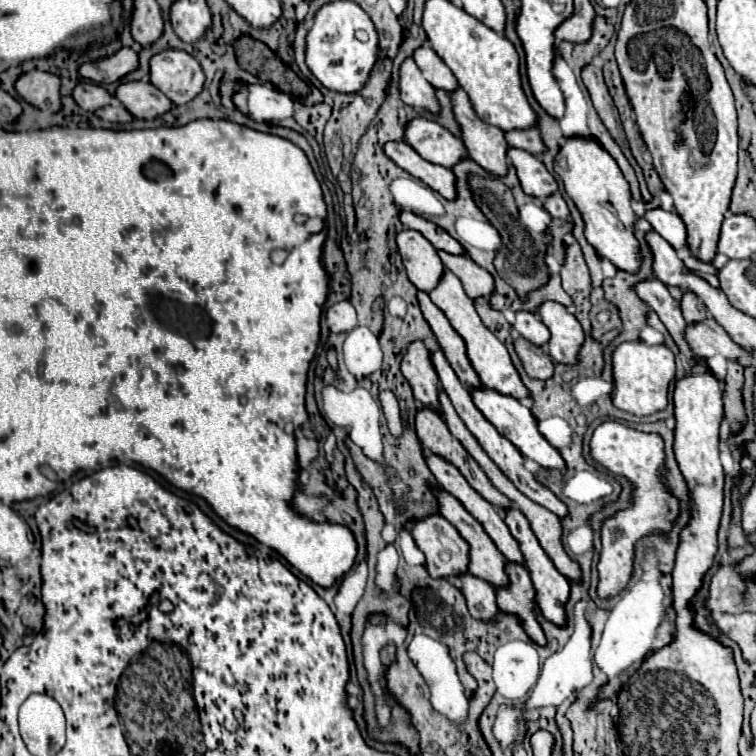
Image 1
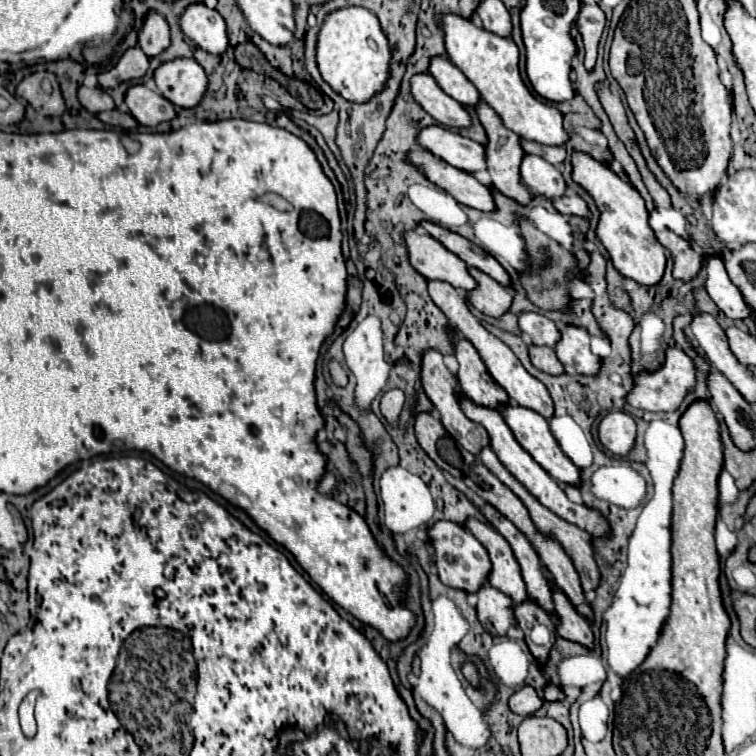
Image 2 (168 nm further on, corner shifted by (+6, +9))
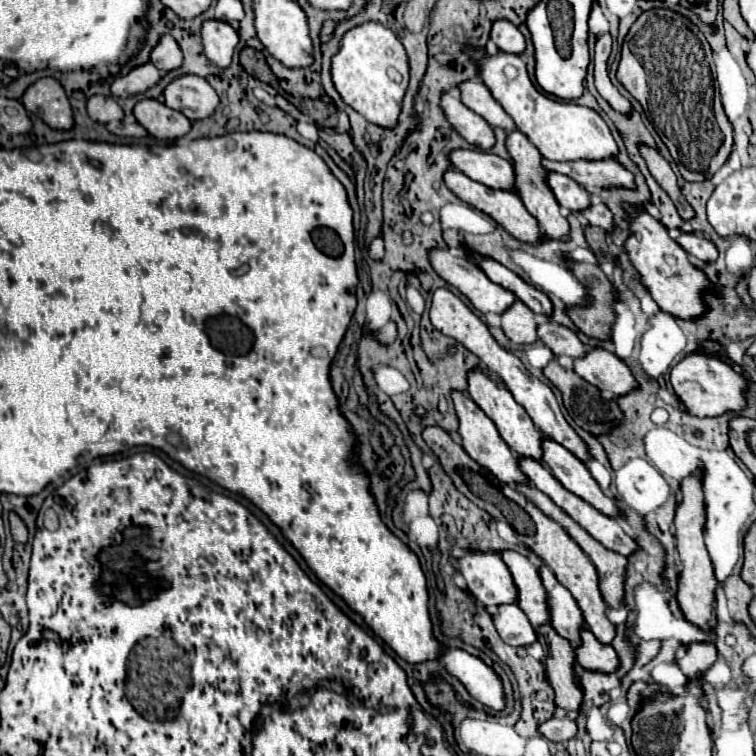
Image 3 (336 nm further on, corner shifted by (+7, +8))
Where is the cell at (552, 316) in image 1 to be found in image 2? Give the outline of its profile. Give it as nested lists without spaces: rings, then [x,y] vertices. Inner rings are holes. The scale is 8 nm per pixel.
[[[566,324],[560,330],[560,340],[554,346],[558,360],[570,374],[596,374],[600,358],[590,352],[590,336],[584,328]]]

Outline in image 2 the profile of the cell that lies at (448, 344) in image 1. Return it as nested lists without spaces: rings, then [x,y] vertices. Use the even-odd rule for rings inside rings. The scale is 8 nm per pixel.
[[[450,326],[450,330],[454,332],[454,340],[458,340],[458,344],[454,344],[454,354],[456,354],[456,360],[460,362],[460,370],[456,376],[462,392],[472,402],[488,408],[498,408],[498,404],[508,402],[510,400],[508,394],[488,374],[476,348],[466,338],[460,338],[454,326]]]

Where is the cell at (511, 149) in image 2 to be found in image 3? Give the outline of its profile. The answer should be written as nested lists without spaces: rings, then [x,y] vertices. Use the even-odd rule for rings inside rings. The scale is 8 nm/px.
[[[513,131],[507,135],[507,149],[511,153],[511,157],[515,159],[515,191],[521,197],[521,201],[525,203],[525,207],[529,209],[529,213],[539,221],[541,229],[545,231],[547,237],[551,239],[559,239],[559,241],[569,241],[569,221],[563,217],[563,213],[559,211],[559,203],[553,197],[553,191],[547,185],[547,175],[549,169],[545,169],[541,165],[543,155],[539,153],[539,149],[521,133],[521,131]]]

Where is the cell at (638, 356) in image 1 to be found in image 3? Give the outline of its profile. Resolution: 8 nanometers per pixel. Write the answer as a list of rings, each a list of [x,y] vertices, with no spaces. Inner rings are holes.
[[[693,353],[685,357],[679,365],[671,371],[671,385],[675,393],[679,395],[681,403],[685,405],[687,413],[699,415],[699,417],[719,417],[725,413],[739,415],[747,407],[747,389],[749,381],[737,373],[729,363],[715,355],[707,353]]]

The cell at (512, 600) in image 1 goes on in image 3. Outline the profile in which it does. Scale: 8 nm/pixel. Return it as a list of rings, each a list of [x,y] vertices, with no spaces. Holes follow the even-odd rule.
[[[543,625],[537,629],[539,643],[551,647],[551,657],[547,657],[547,679],[555,689],[555,703],[571,713],[579,713],[583,703],[583,687],[579,677],[575,675],[575,649],[571,643],[561,637],[551,625]]]

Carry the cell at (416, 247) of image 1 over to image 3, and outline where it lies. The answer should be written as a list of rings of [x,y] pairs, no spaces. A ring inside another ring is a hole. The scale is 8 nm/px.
[[[433,249],[429,257],[431,257],[431,265],[437,271],[437,275],[445,279],[447,283],[451,283],[455,289],[459,289],[471,301],[471,305],[481,313],[501,315],[509,309],[509,305],[513,305],[513,301],[517,301],[517,297],[509,289],[493,283],[477,265],[469,263],[467,257],[461,253],[461,249]]]

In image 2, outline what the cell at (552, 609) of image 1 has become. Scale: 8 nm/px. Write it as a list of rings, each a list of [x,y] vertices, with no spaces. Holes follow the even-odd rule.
[[[548,576],[548,582],[550,582],[550,590],[552,590],[552,600],[554,600],[554,618],[556,618],[556,632],[558,632],[558,636],[562,636],[566,640],[572,640],[572,642],[578,642],[578,644],[582,644],[586,648],[592,648],[594,636],[592,636],[588,620],[574,608],[574,604],[570,604],[570,598],[554,584],[554,580],[550,580],[550,576]]]

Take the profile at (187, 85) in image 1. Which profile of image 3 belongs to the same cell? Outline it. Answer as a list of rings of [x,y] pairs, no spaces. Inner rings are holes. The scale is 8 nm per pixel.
[[[185,75],[169,83],[163,93],[165,105],[183,113],[191,121],[207,119],[215,113],[219,105],[219,97],[215,89],[197,75]]]

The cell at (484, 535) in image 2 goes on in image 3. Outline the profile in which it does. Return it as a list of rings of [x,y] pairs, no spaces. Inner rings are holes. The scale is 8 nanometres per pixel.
[[[503,551],[501,553],[505,565],[509,567],[513,581],[517,585],[517,605],[525,611],[527,619],[533,627],[541,627],[549,623],[549,601],[539,577],[539,565],[533,563],[529,557],[517,551]]]

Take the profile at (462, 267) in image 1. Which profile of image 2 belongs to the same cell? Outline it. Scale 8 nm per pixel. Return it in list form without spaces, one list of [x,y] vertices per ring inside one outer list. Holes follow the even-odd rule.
[[[470,268],[470,276],[474,276],[476,280],[476,288],[466,292],[470,304],[488,316],[502,316],[512,304],[510,290],[498,284],[488,274],[480,272],[478,268]]]

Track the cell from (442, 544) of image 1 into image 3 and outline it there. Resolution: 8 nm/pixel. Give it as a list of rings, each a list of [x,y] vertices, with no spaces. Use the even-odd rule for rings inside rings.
[[[471,553],[459,559],[459,571],[471,593],[487,607],[517,603],[517,587],[513,577],[497,553]]]

